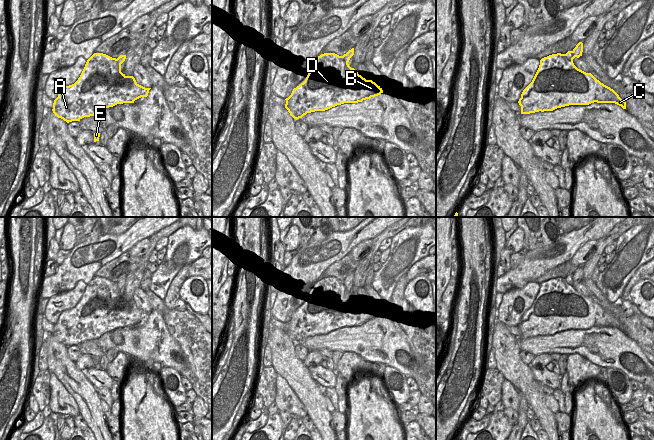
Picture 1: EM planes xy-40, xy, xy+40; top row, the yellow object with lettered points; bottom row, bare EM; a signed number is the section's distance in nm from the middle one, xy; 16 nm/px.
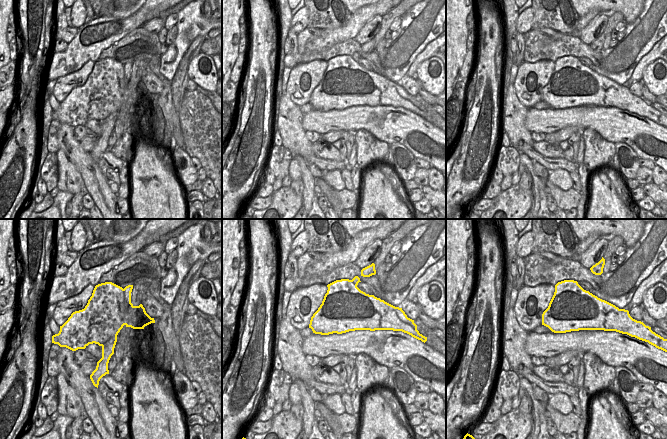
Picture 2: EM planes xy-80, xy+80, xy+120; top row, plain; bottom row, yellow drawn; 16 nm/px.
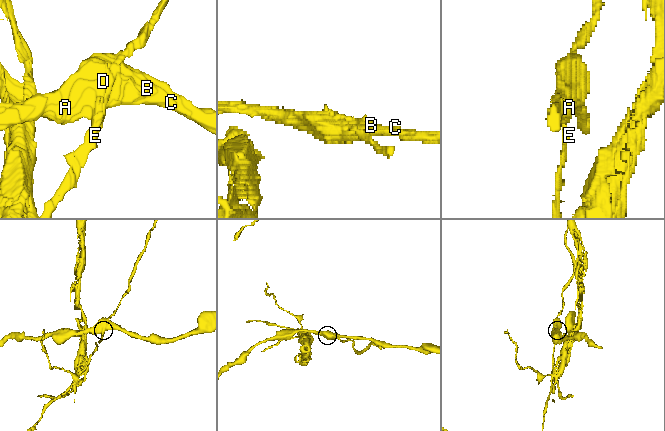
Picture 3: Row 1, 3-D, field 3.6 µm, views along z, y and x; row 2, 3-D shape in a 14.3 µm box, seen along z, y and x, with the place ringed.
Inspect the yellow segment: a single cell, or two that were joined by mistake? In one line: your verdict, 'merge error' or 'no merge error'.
merge error

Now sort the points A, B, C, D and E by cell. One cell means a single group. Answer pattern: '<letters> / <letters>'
A B C D / E

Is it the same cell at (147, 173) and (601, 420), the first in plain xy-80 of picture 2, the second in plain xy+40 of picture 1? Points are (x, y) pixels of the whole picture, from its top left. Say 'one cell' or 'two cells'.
one cell

